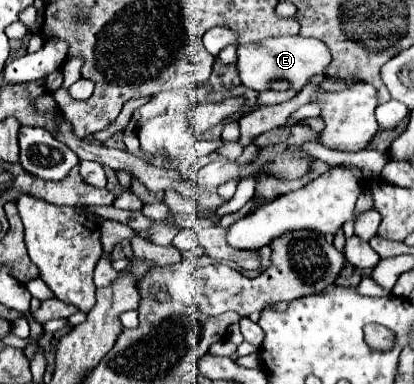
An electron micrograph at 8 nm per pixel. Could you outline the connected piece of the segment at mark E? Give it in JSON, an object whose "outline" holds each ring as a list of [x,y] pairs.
{"outline":[[[295,35],[295,37],[265,39],[261,45],[257,43],[239,45],[235,69],[241,83],[253,91],[267,91],[275,81],[285,81],[291,85],[295,93],[299,93],[307,83],[311,83],[315,75],[325,75],[329,65],[331,65],[331,53],[323,41]]]}

